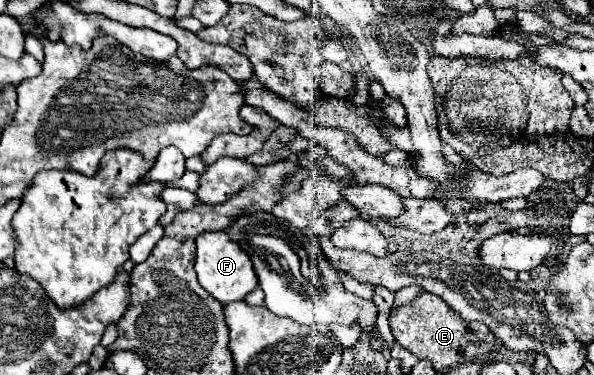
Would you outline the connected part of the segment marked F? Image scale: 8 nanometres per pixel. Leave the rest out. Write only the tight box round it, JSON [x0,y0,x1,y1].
[195,231,257,305]

